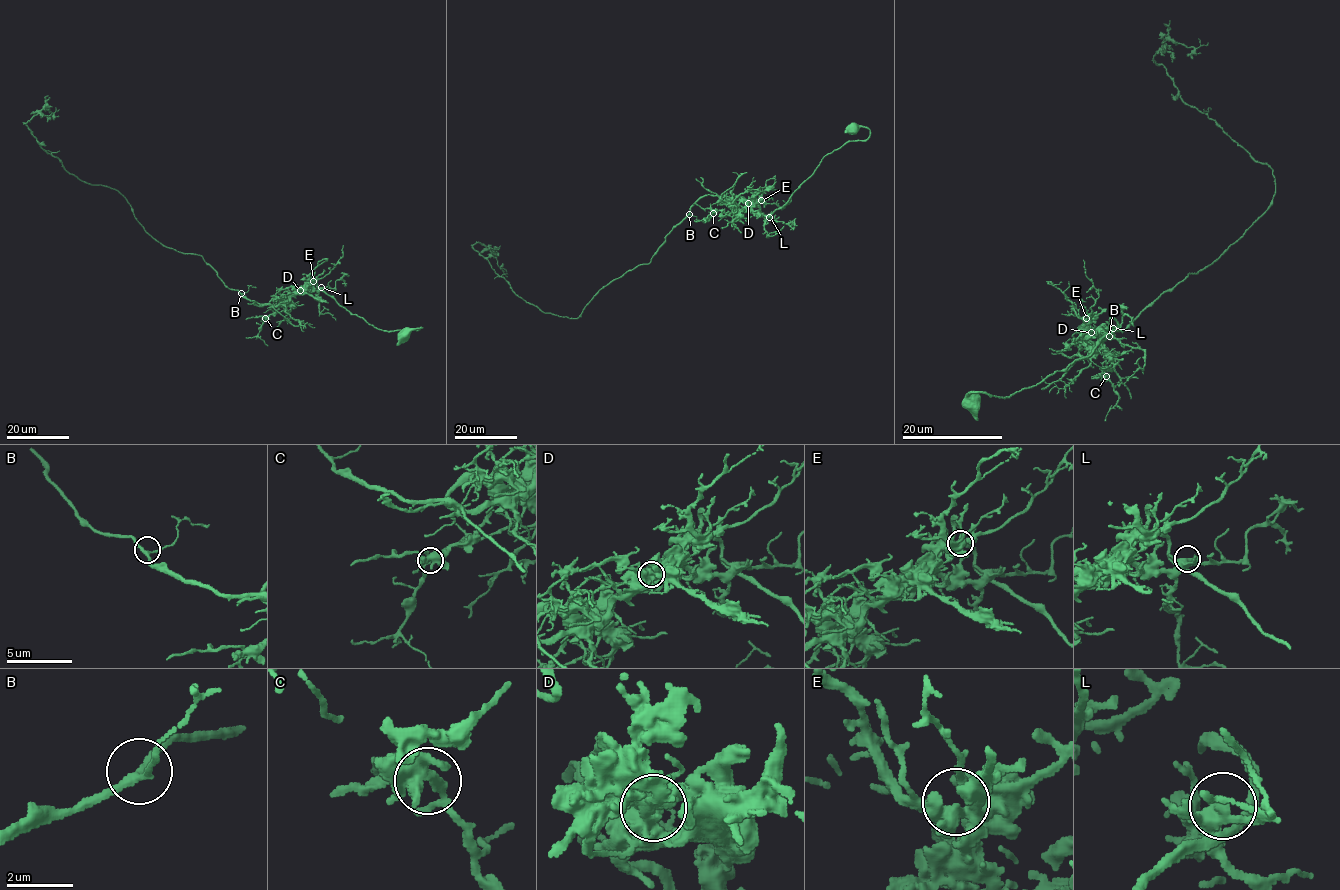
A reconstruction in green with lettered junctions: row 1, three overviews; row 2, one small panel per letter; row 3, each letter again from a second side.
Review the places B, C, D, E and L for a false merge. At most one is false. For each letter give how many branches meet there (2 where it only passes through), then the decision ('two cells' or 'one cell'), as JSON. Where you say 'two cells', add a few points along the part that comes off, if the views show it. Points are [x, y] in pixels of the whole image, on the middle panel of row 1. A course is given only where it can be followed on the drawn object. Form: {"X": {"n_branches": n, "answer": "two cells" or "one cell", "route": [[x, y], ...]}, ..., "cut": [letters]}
{"B": {"n_branches": 3, "answer": "one cell"}, "C": {"n_branches": 3, "answer": "one cell"}, "D": {"n_branches": 4, "answer": "two cells", "route": [[748, 203], [700, 198], [648, 264], [610, 281], [577, 318], [527, 303], [473, 246], [491, 249], [507, 276]]}, "E": {"n_branches": 4, "answer": "one cell"}, "L": {"n_branches": 6, "answer": "one cell"}, "cut": ["D"]}

